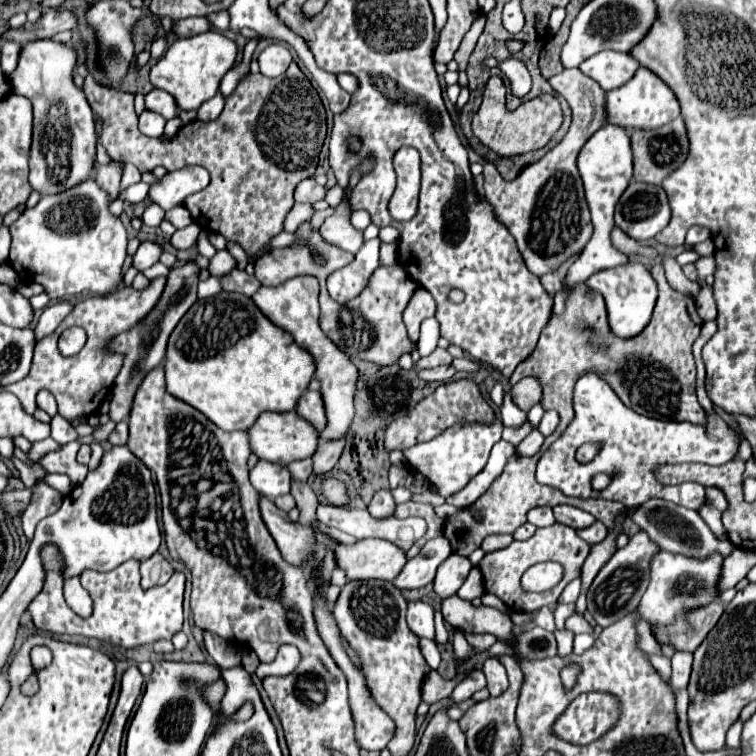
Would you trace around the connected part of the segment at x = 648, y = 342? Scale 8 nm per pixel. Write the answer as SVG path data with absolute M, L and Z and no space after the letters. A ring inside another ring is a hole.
M661 264L651 268L651 274L659 286L659 298L649 326L631 340L619 340L609 332L607 312L601 294L589 292L585 286L577 286L567 302L563 316L551 316L549 324L543 328L537 348L523 364L519 364L509 378L511 386L525 376L537 376L543 386L543 406L555 408L561 416L557 430L545 438L543 450L555 442L575 416L573 410L573 388L583 372L601 374L625 406L637 414L673 420L707 424L707 414L699 408L695 396L695 362L693 362L693 340L697 340L703 321L697 316L693 300L675 292L667 280ZM631 360L633 360L633 380L631 380Z

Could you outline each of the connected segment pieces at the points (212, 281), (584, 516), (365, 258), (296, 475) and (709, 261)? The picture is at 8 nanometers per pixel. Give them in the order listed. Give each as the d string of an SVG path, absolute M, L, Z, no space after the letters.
M209 278L207 282L199 282L199 300L201 298L209 298L209 296L215 296L217 292L221 292L221 286L219 286L219 280L217 278Z
M555 506L553 508L553 514L555 514L555 520L561 522L561 524L567 524L571 528L585 528L589 524L595 522L595 518L591 514L587 514L585 510L579 510L575 506Z
M379 238L369 240L353 258L351 264L345 268L339 268L327 278L327 290L333 300L345 302L351 300L353 296L361 294L361 288L369 282L369 276L381 266L379 260Z
M305 458L305 460L297 460L297 462L289 464L287 468L289 468L293 480L307 482L309 476L311 476L311 472L313 472L313 462L311 462L311 458Z
M711 256L709 258L699 258L695 262L695 266L697 266L697 280L699 280L699 284L705 282L705 276L715 272L715 260Z

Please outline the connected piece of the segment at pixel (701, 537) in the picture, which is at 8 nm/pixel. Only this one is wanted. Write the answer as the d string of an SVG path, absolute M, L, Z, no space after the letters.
M653 498L637 506L631 512L631 520L641 532L645 532L665 552L679 552L683 556L705 560L705 556L713 556L713 552L721 552L721 556L727 558L735 550L735 546L727 538L721 540L709 530L709 526L703 522L697 510L689 510L689 508L683 508L679 504L673 504L661 498Z

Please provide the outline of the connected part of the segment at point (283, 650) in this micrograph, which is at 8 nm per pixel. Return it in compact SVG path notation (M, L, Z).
M285 644L285 646L279 648L277 658L271 664L259 664L255 674L261 680L267 678L267 676L287 676L299 666L299 662L301 662L299 650L295 646L291 646L291 644Z

